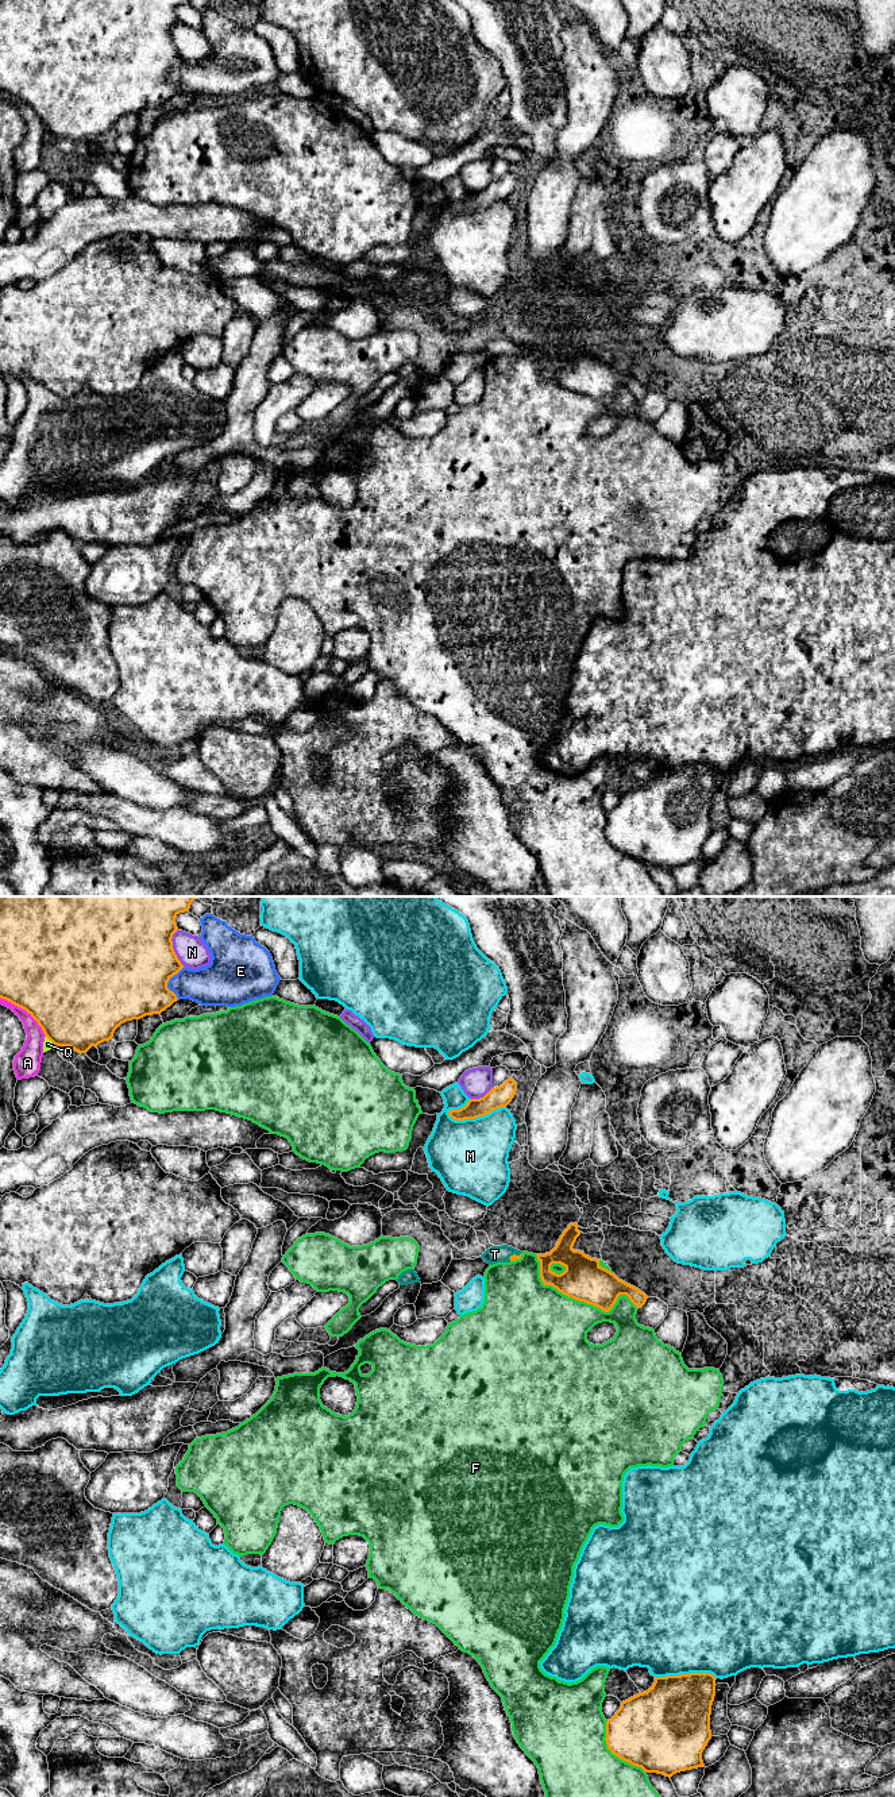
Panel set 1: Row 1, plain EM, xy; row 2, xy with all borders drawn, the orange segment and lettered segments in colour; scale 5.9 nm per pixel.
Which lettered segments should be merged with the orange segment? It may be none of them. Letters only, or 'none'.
T

